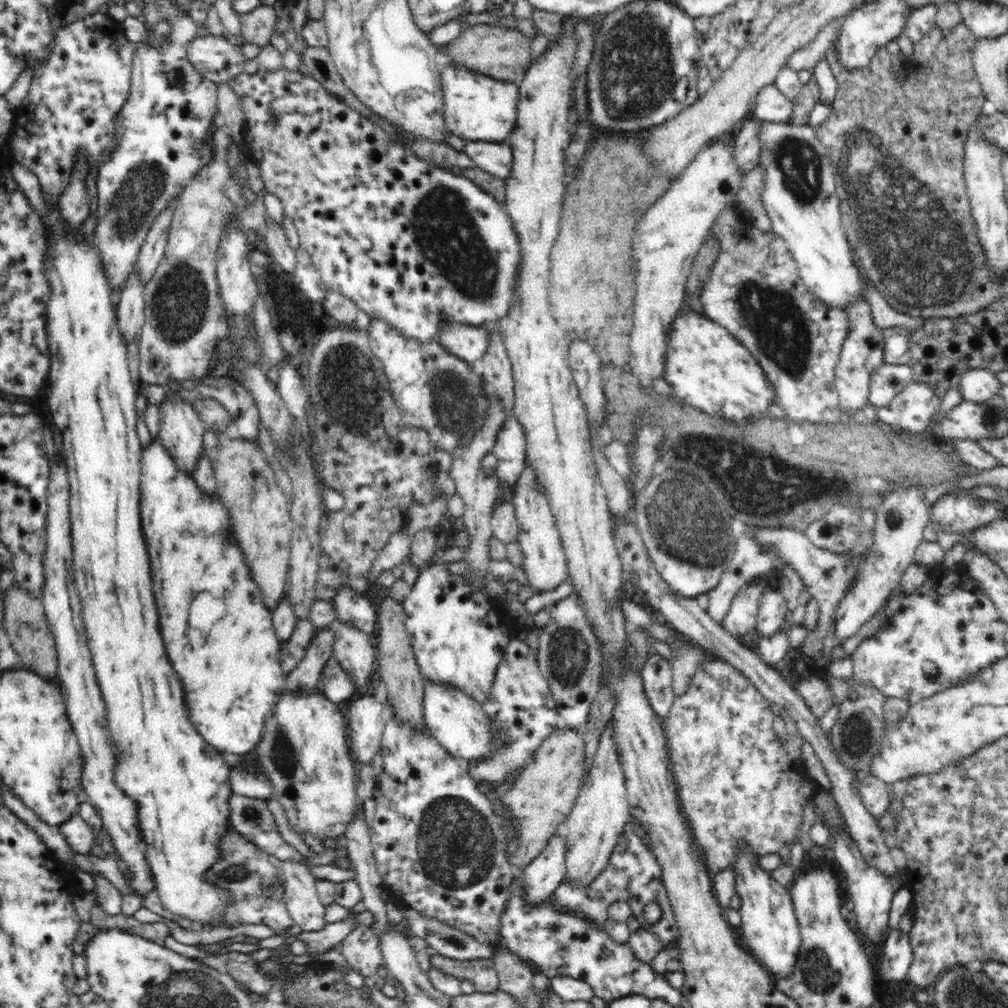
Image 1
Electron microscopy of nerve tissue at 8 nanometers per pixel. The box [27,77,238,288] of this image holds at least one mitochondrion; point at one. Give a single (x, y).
(133, 204)

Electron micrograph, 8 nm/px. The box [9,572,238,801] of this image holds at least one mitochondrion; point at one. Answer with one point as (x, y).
(64, 784)

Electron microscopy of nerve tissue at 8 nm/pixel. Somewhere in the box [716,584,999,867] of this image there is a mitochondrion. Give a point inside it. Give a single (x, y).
(858, 737)

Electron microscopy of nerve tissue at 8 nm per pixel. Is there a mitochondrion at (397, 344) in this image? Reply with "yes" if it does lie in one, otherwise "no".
no

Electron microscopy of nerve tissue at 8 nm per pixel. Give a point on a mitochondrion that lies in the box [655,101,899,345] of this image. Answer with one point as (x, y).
(803, 172)

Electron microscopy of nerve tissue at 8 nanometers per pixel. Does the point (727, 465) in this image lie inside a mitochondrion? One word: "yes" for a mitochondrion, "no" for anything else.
yes

